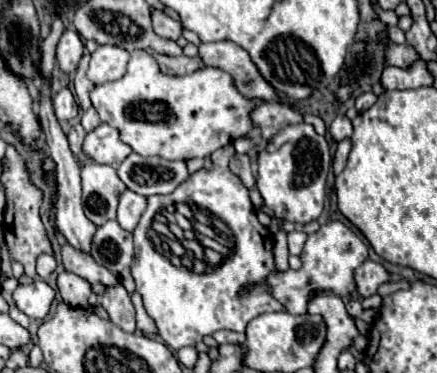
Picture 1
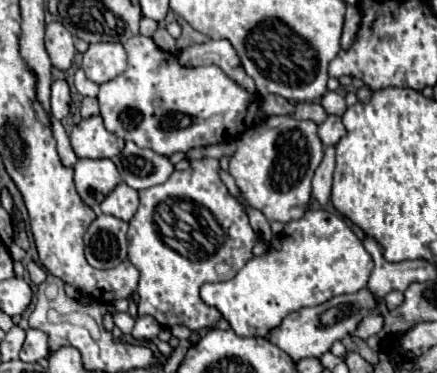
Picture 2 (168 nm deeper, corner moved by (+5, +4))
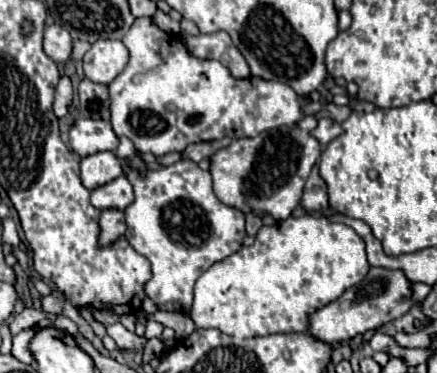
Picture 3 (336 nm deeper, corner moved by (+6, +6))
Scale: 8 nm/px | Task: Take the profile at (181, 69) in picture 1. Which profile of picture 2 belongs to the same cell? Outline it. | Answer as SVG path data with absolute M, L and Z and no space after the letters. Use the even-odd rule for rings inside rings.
M210 40L206 44L194 44L178 52L178 60L182 66L218 66L222 68L232 80L236 80L244 90L256 94L254 80L244 72L240 60L228 40Z

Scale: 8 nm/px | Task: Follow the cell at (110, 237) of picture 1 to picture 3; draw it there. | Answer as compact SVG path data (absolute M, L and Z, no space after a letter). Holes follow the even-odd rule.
M109 208L109 210L103 210L101 212L101 236L99 236L99 242L101 244L111 244L113 240L117 240L119 236L123 236L125 232L125 216L121 210L115 210L115 208Z

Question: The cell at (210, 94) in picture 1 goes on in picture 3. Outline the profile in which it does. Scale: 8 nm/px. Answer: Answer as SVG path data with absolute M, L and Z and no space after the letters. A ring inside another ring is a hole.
M137 18L129 32L123 36L123 44L127 46L131 58L125 70L109 84L111 126L117 136L127 136L129 140L133 140L139 152L163 156L169 152L181 152L187 144L193 142L221 140L225 136L255 138L265 130L273 130L279 126L297 126L297 122L305 118L303 106L309 102L309 98L299 96L289 84L269 80L265 92L263 88L255 86L251 78L235 78L231 76L229 68L223 66L219 60L201 60L193 56L177 34L167 34L159 30L151 18Z

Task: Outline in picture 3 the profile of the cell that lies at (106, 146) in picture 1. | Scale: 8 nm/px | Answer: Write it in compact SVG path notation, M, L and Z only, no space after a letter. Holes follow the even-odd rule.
M79 118L69 132L71 148L77 156L85 158L95 152L103 150L117 150L119 138L115 136L113 128L105 120L91 120L91 118Z

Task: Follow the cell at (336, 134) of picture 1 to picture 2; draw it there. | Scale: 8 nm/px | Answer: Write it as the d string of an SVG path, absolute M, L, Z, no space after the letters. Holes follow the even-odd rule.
M328 116L320 126L318 126L318 134L320 134L320 140L324 146L330 146L330 144L336 144L344 134L346 134L346 128L342 124L342 118L340 116Z

